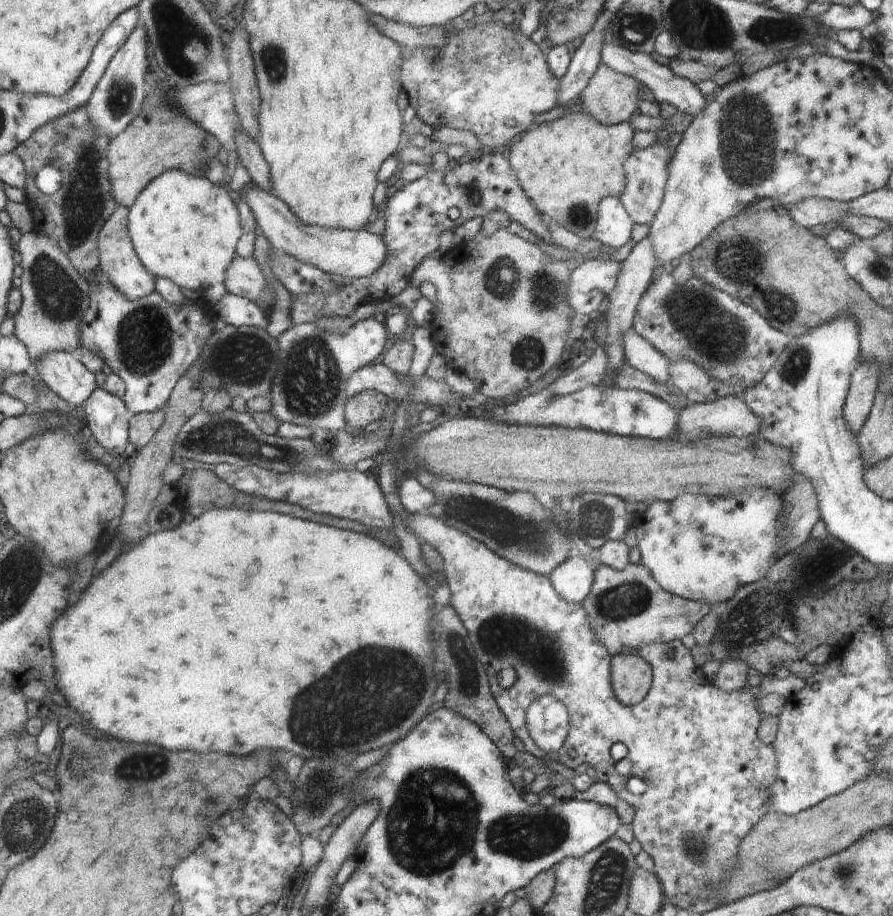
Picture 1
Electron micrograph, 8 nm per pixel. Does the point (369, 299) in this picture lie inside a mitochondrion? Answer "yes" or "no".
no

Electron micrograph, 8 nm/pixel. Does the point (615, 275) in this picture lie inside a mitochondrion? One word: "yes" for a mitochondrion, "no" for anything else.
no

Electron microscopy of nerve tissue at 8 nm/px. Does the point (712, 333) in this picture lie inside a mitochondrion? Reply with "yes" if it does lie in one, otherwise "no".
yes

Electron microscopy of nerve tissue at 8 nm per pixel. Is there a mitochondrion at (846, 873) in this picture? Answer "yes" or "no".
yes

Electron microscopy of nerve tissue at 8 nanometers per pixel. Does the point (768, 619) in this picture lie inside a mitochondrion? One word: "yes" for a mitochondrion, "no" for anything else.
yes

